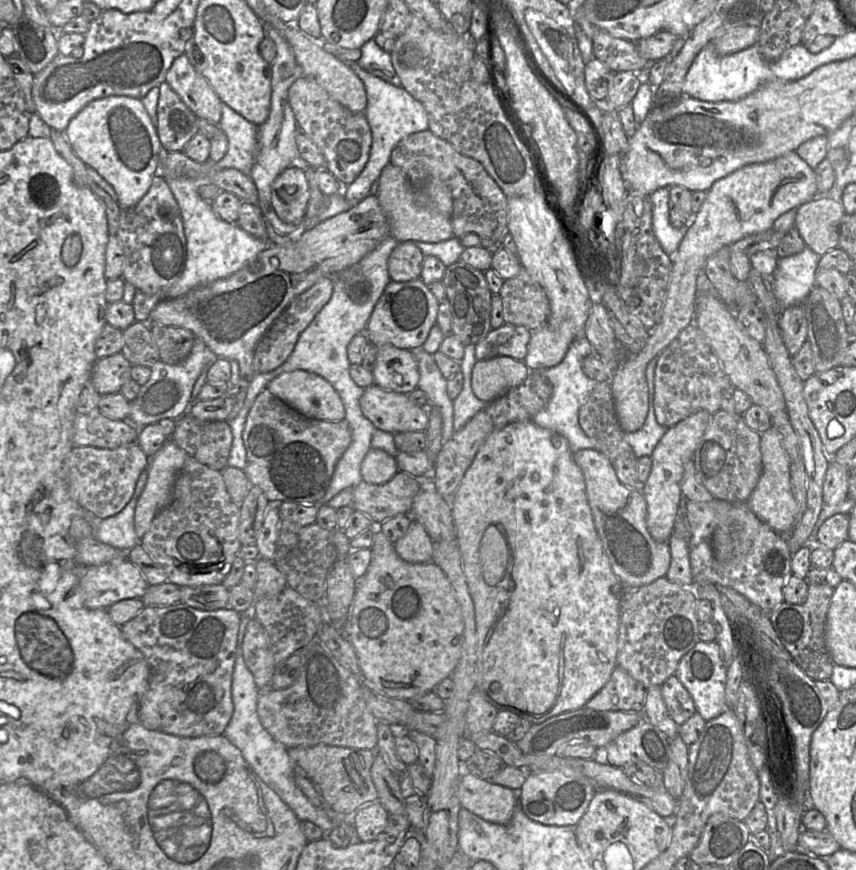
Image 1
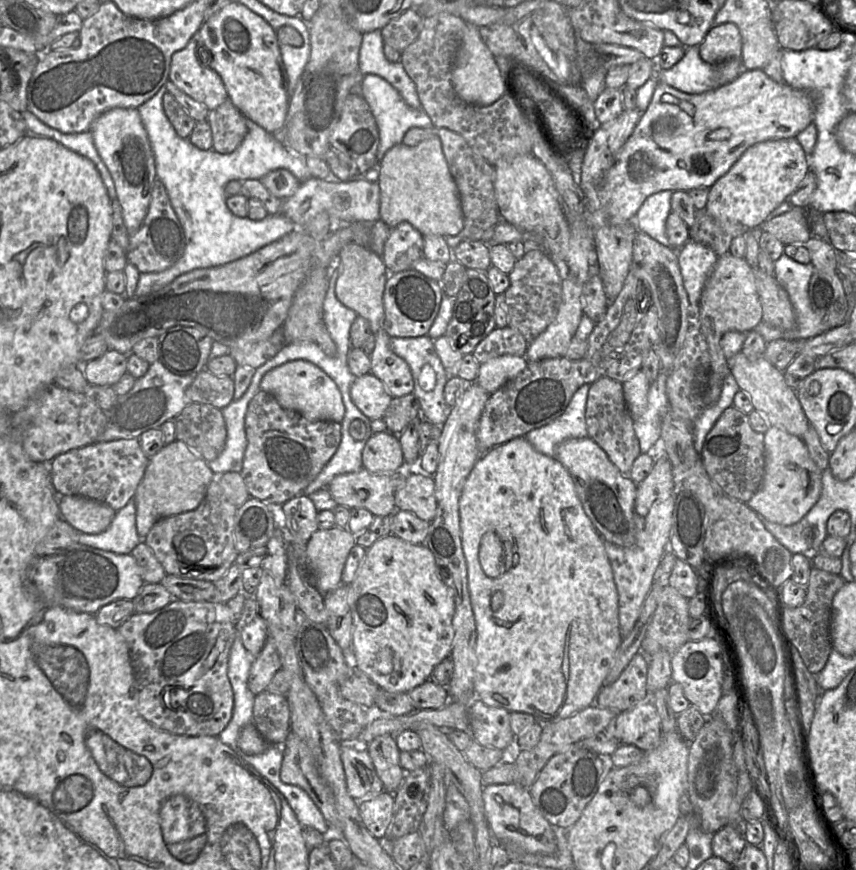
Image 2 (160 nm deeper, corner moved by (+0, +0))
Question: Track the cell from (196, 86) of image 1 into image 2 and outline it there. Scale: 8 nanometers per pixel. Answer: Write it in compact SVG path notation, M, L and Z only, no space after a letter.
M197 38L173 54L169 81L194 100L213 110L228 99L220 75L210 67L202 66L196 55Z

